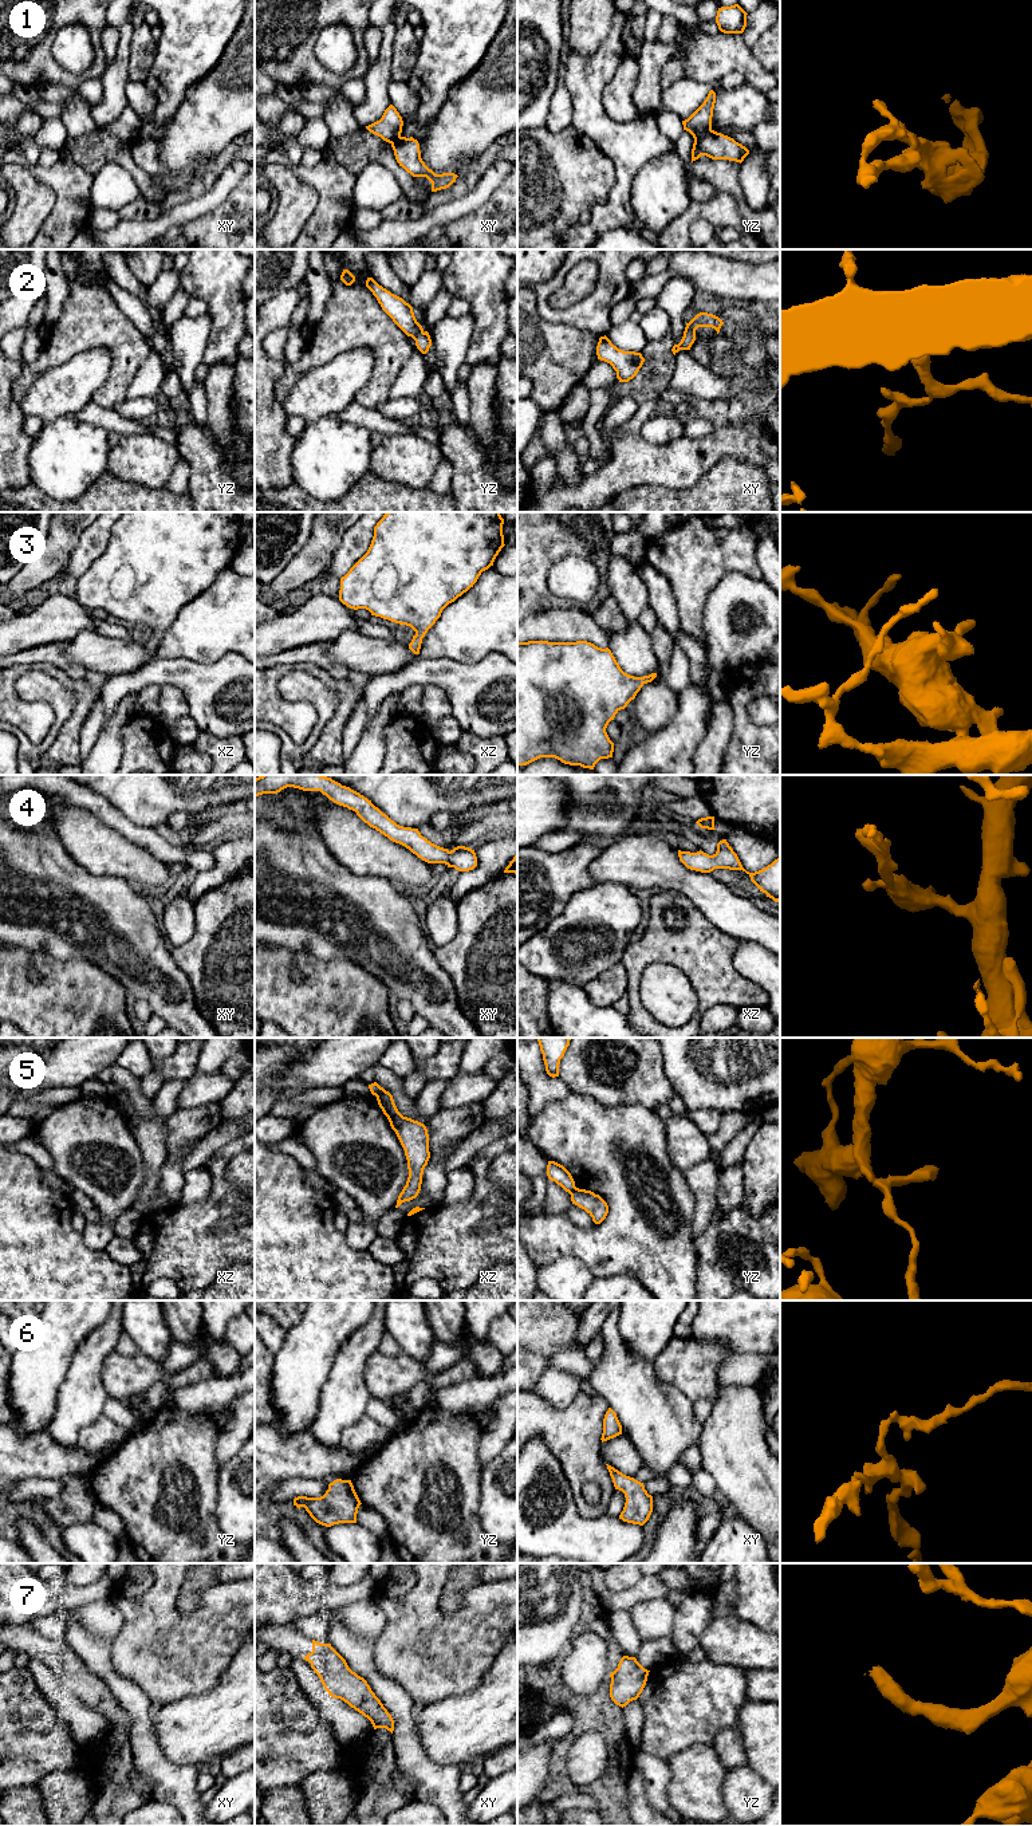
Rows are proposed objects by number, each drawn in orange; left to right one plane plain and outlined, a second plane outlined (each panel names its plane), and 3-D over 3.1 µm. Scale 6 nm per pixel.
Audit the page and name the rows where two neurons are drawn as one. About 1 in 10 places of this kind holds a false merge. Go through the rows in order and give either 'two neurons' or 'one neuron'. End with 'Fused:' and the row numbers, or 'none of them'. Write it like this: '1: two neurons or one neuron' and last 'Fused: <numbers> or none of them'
1: two neurons
2: one neuron
3: one neuron
4: one neuron
5: two neurons
6: one neuron
7: one neuron
Fused: 1, 5

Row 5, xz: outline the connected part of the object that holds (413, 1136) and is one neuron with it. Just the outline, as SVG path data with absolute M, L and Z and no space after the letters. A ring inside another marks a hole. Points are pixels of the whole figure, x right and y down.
M389 1091L377 1097L378 1105L387 1117L391 1129L395 1132L407 1160L409 1177L398 1196L398 1208L402 1203L415 1199L421 1191L424 1169L430 1158L429 1134L424 1123L403 1117Z

